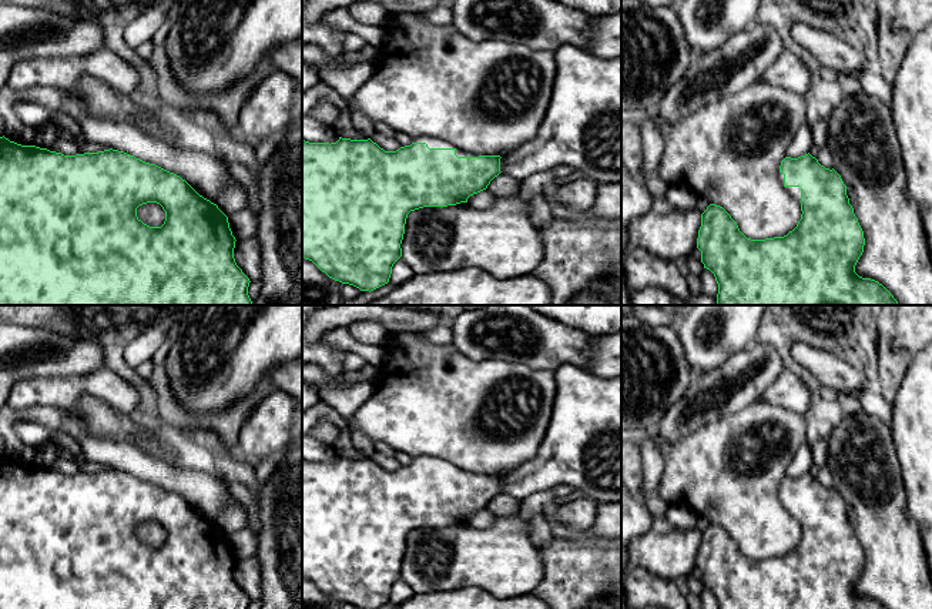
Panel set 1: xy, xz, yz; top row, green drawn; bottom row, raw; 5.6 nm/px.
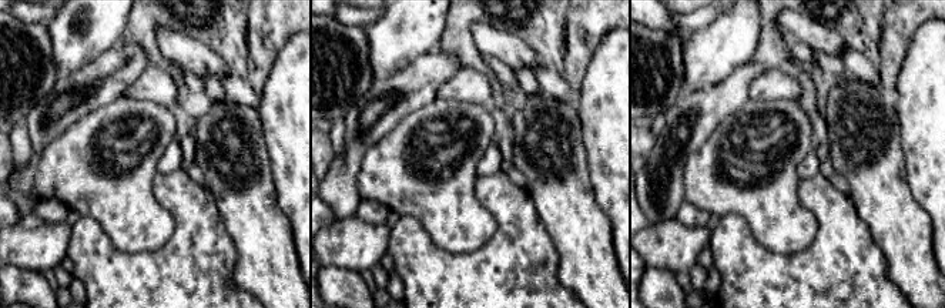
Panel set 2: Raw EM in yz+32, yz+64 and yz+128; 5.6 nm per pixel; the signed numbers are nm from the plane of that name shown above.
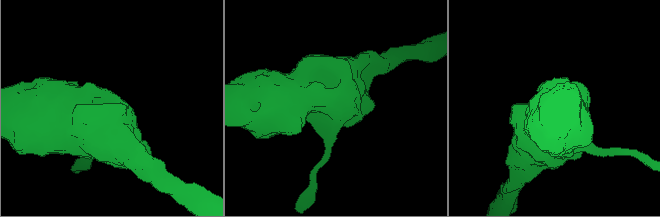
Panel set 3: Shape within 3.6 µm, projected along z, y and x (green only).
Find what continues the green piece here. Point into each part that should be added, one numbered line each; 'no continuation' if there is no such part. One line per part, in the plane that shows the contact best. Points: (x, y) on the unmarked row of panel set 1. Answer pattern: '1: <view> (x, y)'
1: xz (432, 462)

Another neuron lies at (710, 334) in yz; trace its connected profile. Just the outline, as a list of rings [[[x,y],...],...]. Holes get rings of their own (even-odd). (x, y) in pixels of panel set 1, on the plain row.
[[[690,305],[675,327],[693,378],[720,368],[757,338],[767,305]]]

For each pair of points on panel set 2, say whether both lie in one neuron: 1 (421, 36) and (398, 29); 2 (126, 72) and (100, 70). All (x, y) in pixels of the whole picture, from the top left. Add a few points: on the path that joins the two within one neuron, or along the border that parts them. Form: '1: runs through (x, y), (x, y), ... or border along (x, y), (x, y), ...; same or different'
1: runs through (415, 30), (404, 29); same
2: runs through (120, 70), (106, 70); same

